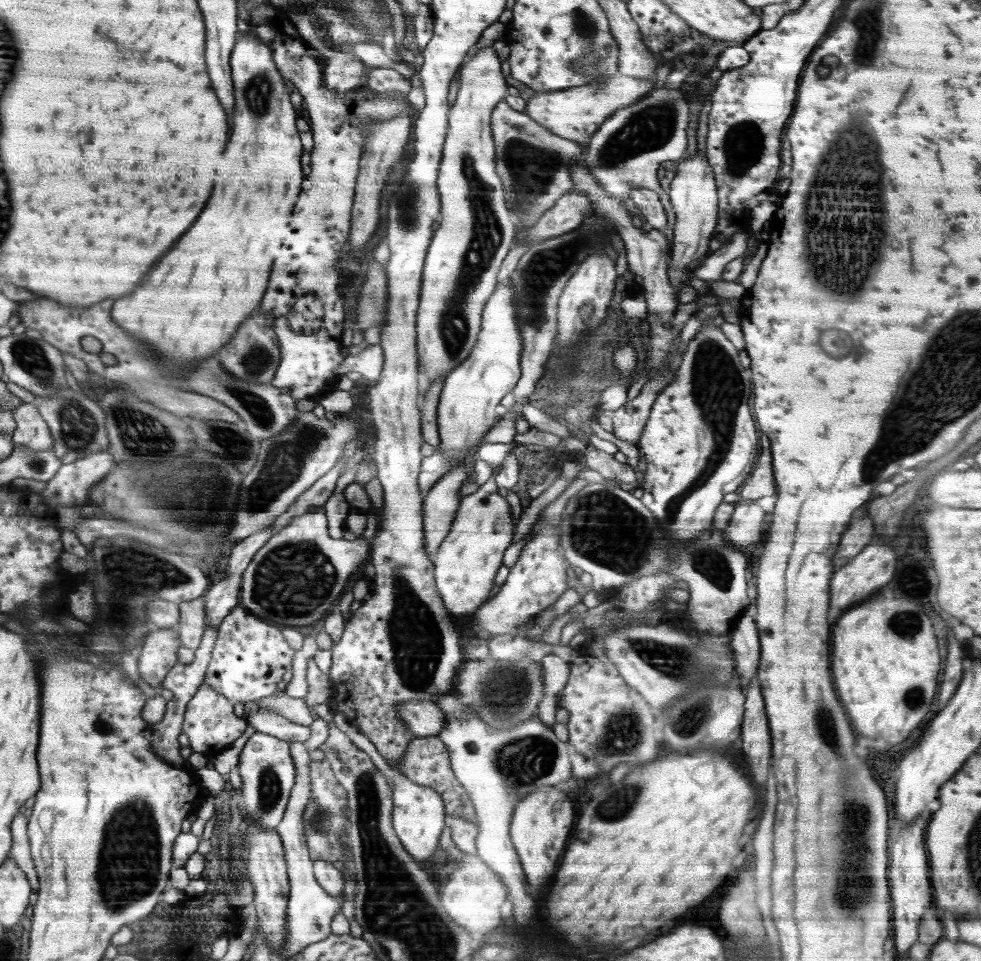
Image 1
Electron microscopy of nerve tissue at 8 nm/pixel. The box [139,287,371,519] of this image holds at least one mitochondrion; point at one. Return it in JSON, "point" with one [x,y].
{"point":[264,417]}

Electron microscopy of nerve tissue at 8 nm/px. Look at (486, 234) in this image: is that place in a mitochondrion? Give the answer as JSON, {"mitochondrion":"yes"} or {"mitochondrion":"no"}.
{"mitochondrion":"yes"}

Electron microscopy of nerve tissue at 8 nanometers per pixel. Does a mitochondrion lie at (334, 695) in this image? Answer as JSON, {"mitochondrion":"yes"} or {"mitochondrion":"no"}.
{"mitochondrion":"no"}

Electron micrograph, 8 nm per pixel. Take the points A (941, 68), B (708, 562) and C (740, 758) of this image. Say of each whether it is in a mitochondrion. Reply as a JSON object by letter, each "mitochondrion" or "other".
{"A":"other","B":"mitochondrion","C":"other"}

